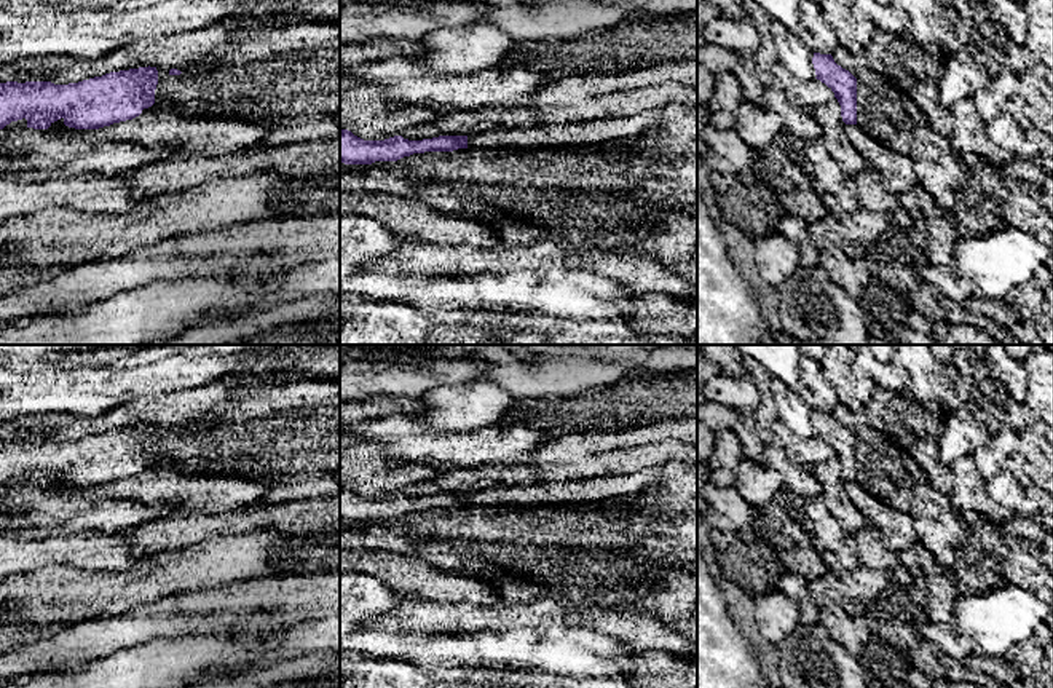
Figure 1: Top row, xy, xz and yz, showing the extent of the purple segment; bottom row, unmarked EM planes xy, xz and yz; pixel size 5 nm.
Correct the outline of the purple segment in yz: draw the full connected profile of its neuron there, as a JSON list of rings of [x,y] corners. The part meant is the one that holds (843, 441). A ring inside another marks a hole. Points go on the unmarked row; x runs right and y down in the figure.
[[[814,410],[812,421],[815,436],[825,441],[841,463],[841,474],[846,482],[857,482],[857,436],[841,423],[831,412]]]

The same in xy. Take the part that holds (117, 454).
[[[156,425],[110,429],[78,441],[0,441],[0,487],[26,476],[27,485],[48,487],[54,479],[75,487],[99,487],[132,477],[155,461]]]

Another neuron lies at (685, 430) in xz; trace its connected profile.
[[[697,417],[665,418],[640,426],[629,426],[611,433],[592,431],[549,439],[533,452],[515,457],[511,463],[568,465],[579,463],[589,455],[611,450],[627,450],[661,441],[680,441],[697,447]]]

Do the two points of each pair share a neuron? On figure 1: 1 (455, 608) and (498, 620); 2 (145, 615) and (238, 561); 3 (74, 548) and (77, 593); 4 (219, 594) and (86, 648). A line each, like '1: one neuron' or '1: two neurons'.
1: one neuron
2: two neurons
3: two neurons
4: one neuron

